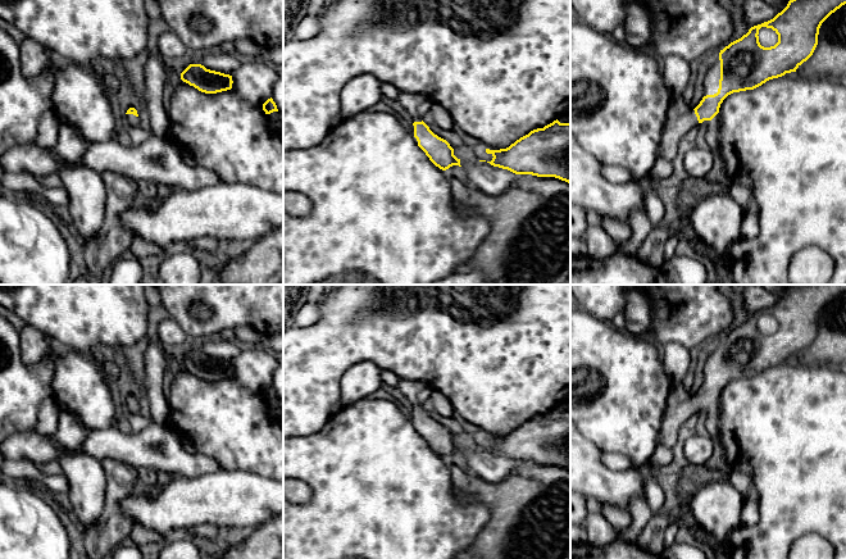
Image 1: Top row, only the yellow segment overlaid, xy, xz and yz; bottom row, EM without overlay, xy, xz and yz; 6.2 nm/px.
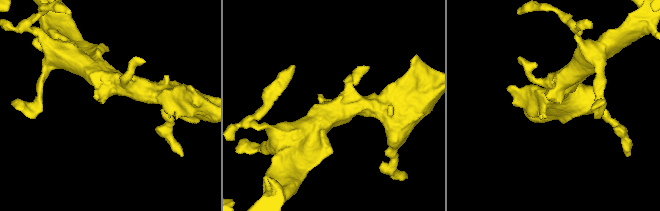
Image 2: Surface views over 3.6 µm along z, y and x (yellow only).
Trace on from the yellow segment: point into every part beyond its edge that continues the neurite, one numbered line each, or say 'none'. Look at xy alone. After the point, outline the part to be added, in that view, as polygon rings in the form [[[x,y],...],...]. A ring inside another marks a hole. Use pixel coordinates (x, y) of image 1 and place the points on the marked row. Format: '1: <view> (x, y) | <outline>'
1: xy (132, 121) | [[[126,114],[124,121],[129,127],[133,127],[133,128],[137,128],[140,126],[138,117],[133,114]]]

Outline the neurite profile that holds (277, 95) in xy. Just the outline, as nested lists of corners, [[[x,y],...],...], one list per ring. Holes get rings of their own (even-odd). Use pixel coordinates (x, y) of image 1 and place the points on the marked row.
[[[283,68],[279,69],[272,99],[276,103],[278,112],[283,114]]]

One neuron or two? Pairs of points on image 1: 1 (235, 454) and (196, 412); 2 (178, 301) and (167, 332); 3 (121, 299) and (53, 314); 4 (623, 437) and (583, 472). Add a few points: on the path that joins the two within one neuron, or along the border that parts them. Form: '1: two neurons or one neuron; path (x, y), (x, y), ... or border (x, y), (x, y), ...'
1: one neuron; path (228, 444), (207, 422)
2: two neurons; border (169, 316), (187, 336)
3: one neuron; path (104, 299), (69, 299)
4: two neurons; border (583, 435), (603, 453)

